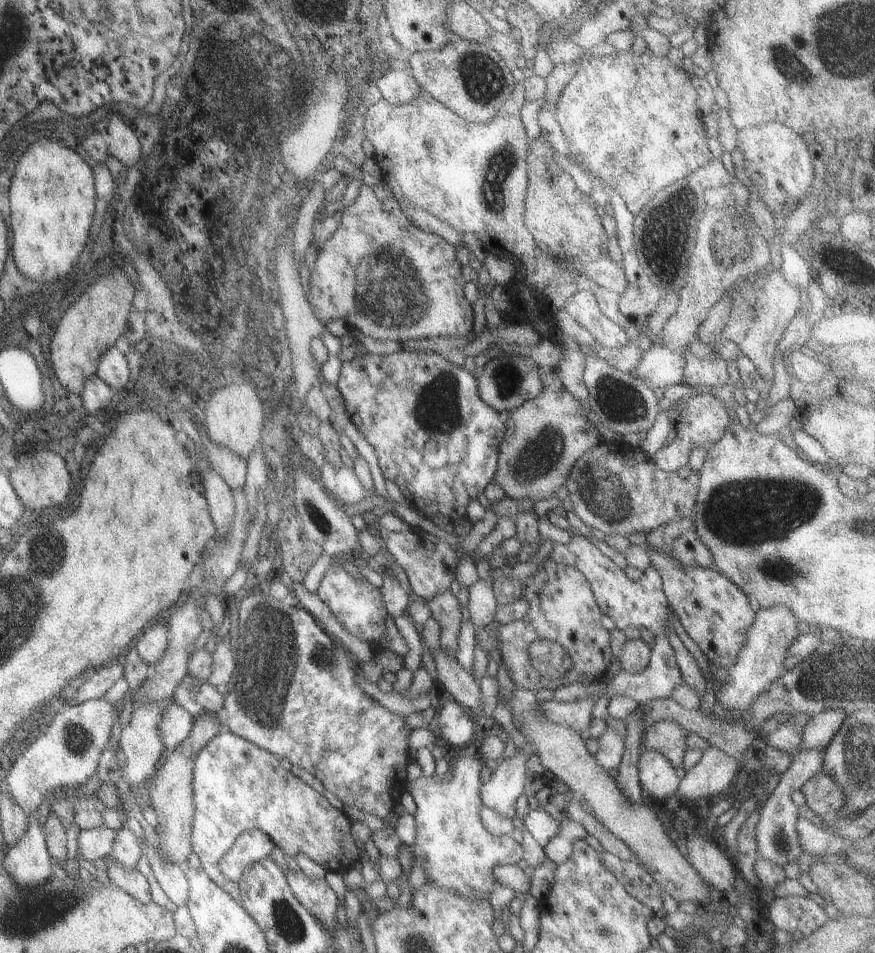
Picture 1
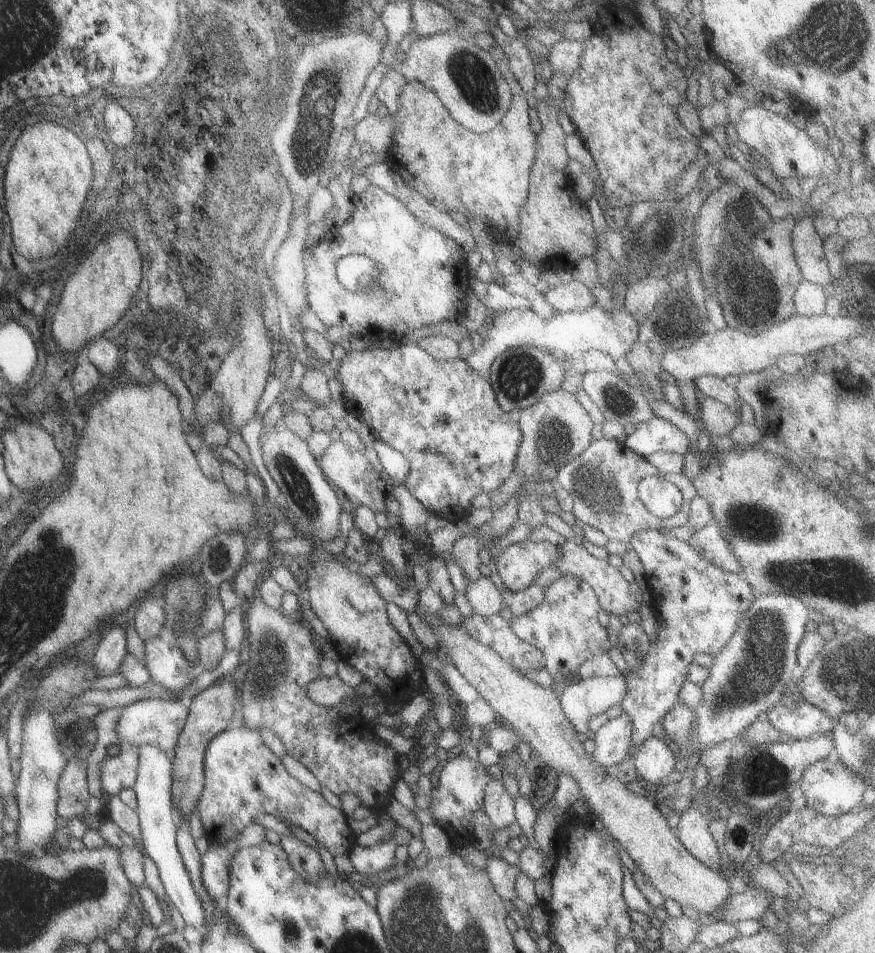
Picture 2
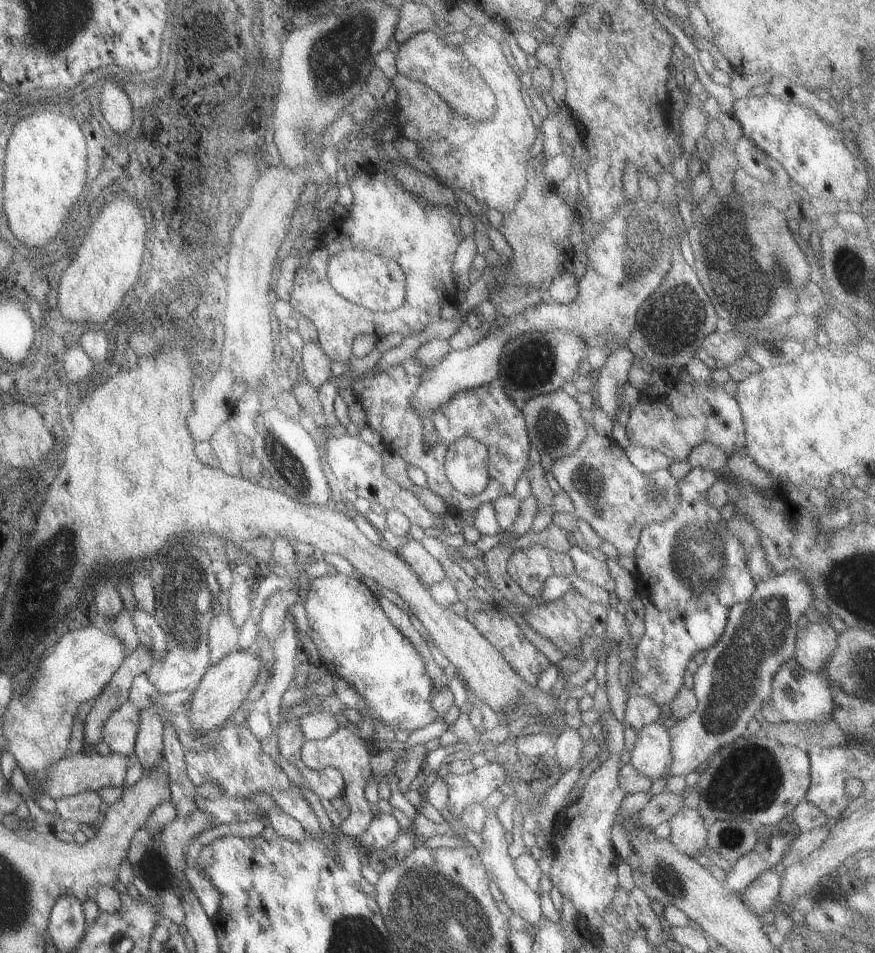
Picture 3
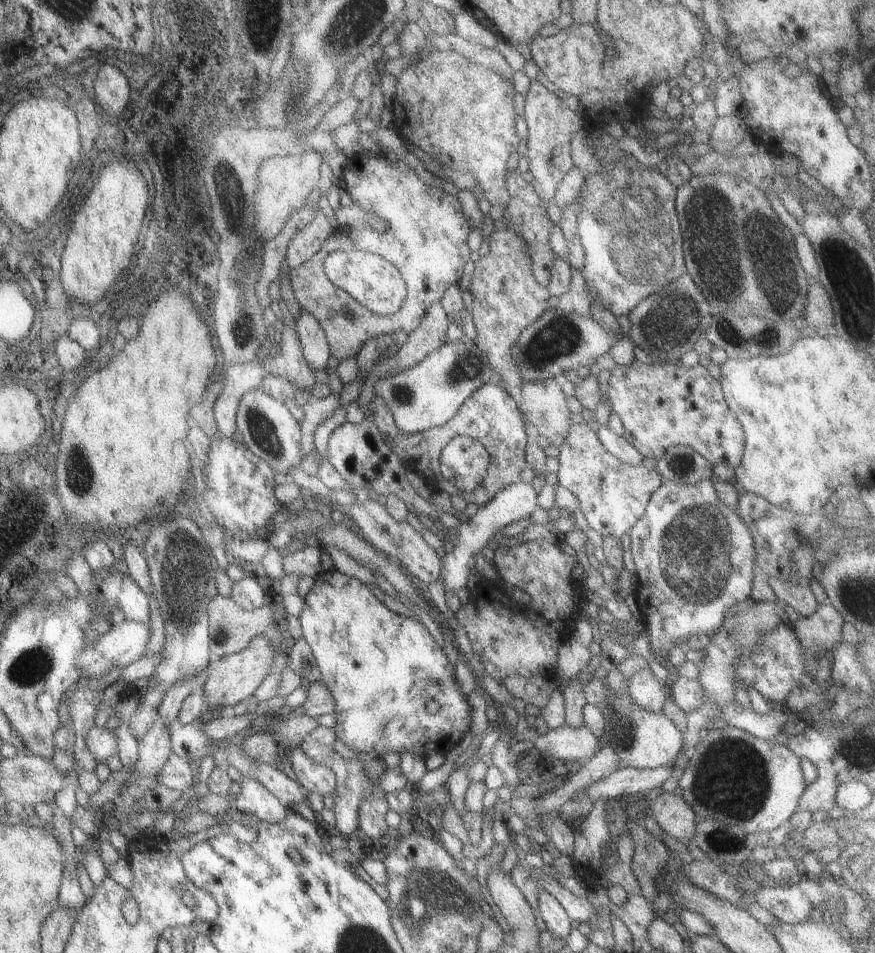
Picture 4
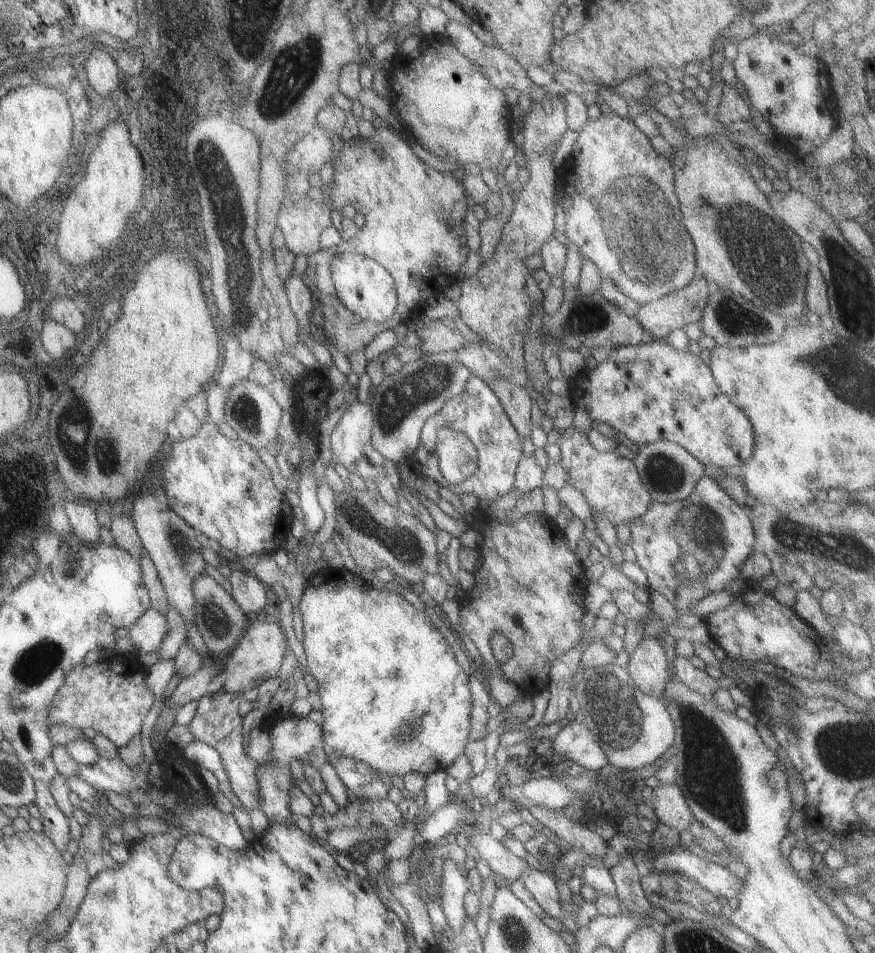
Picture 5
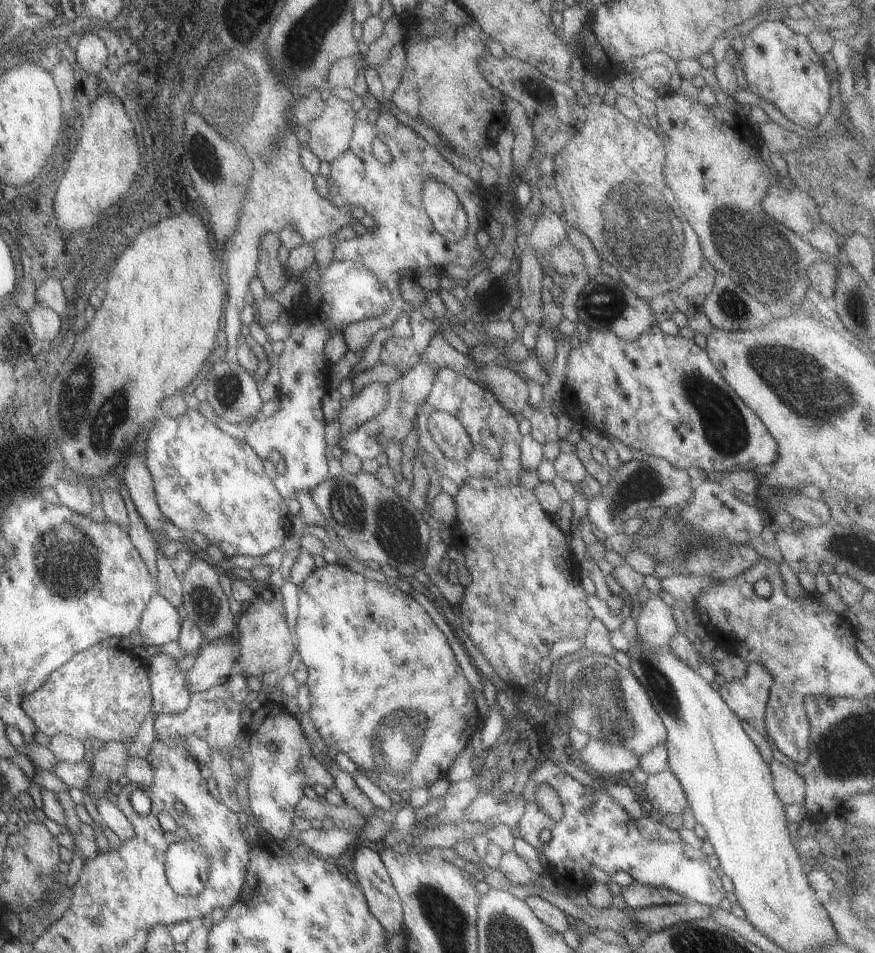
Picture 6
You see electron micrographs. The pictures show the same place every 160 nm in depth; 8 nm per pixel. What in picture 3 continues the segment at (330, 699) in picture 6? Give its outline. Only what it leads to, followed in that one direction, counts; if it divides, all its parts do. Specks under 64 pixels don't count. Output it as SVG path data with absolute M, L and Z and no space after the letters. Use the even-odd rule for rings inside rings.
M343 573L323 575L309 581L308 592L303 603L308 622L308 634L312 644L318 650L318 657L329 669L331 674L342 678L363 700L365 708L359 710L363 720L356 723L359 726L357 736L363 742L375 740L373 735L373 718L371 714L389 726L407 730L409 734L433 722L435 711L431 708L431 700L435 695L432 680L425 674L424 664L419 653L411 643L385 618L381 607L373 595L361 581L354 576Z

